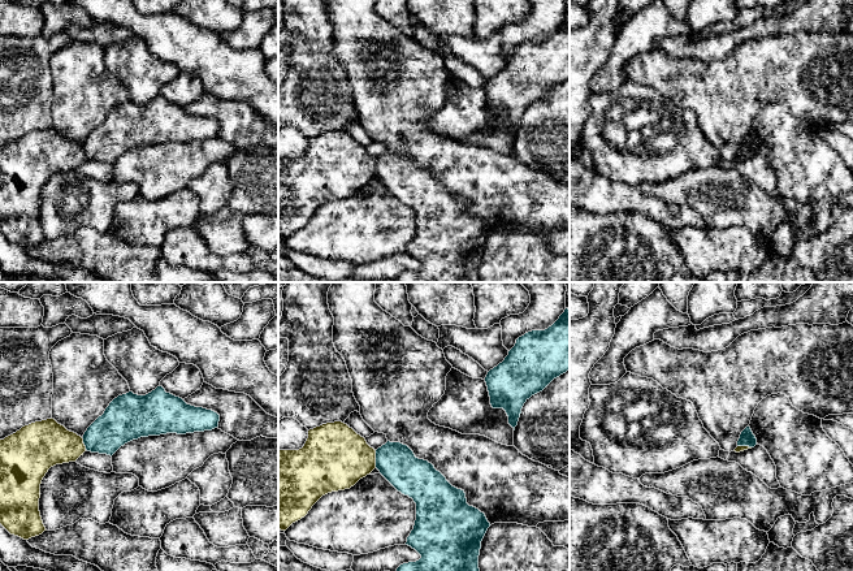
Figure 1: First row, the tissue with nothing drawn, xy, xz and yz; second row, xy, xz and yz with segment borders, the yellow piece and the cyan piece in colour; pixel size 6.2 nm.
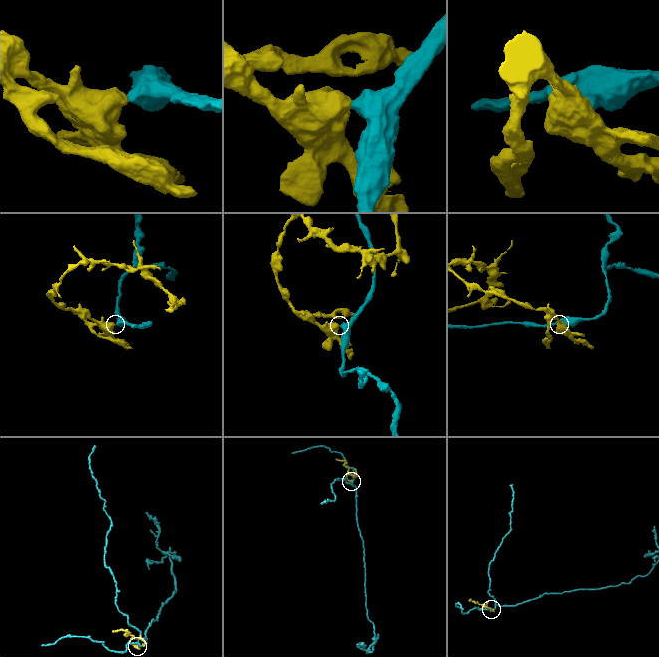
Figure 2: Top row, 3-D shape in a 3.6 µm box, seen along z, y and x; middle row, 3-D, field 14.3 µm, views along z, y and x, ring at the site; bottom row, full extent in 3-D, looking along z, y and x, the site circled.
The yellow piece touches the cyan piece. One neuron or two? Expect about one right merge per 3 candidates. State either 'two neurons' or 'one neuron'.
two neurons

